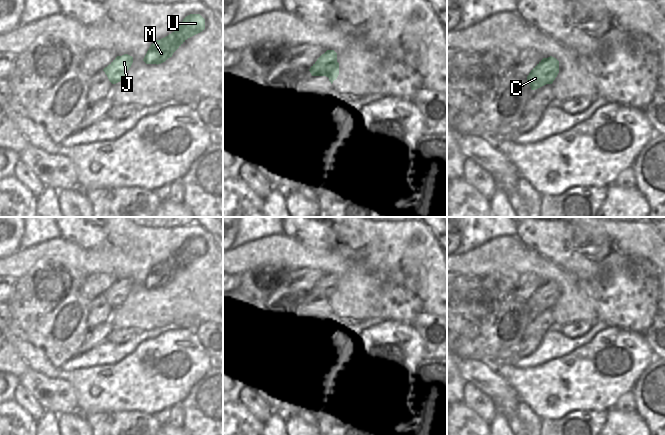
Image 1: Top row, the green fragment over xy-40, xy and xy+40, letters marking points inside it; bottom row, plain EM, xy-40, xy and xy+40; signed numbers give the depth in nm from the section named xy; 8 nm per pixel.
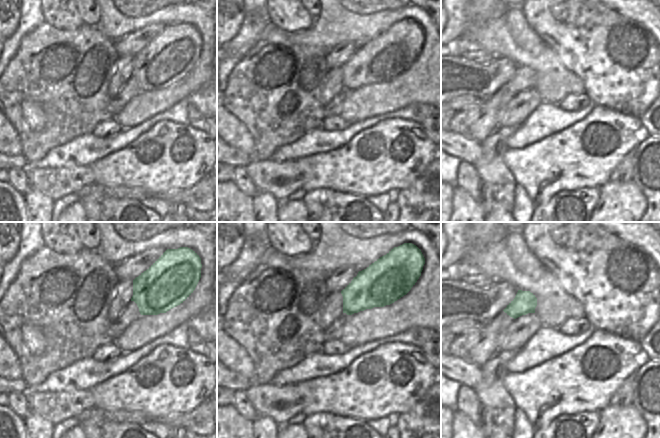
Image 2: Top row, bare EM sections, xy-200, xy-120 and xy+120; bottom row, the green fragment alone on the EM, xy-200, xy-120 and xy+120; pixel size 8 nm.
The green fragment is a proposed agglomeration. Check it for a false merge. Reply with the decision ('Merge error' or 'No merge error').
No merge error.

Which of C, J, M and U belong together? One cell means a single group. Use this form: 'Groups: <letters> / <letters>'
Groups: C J M U.

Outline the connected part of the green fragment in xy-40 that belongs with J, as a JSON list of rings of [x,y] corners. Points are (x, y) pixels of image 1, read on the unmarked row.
[[[124,278],[117,280],[107,291],[103,293],[112,308],[120,306],[133,287],[133,281]]]

